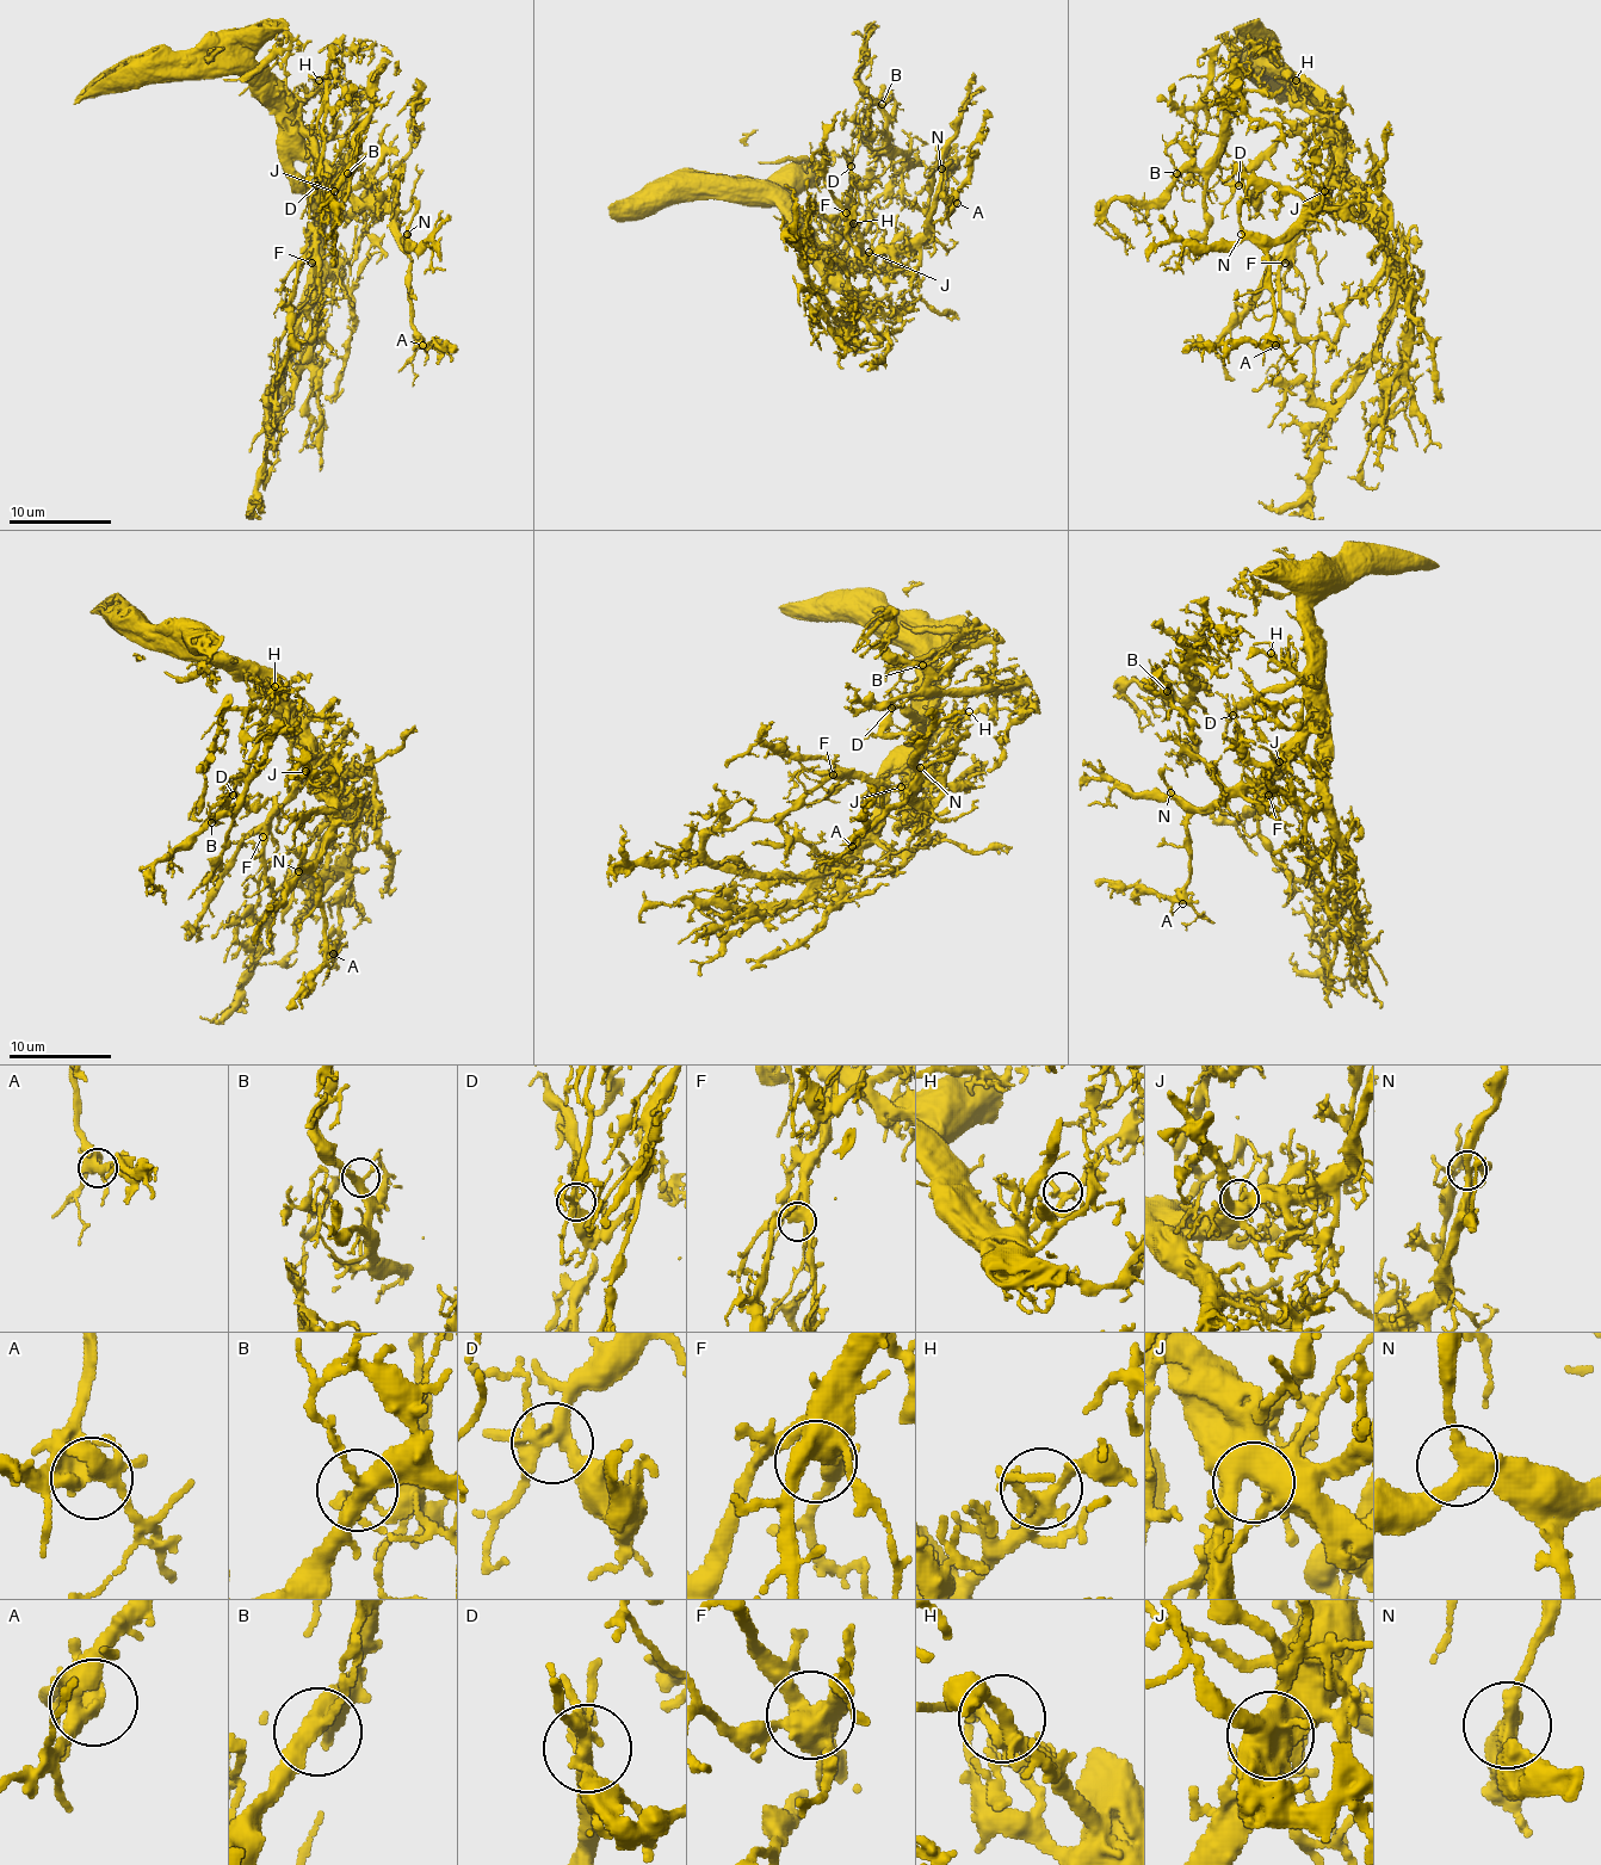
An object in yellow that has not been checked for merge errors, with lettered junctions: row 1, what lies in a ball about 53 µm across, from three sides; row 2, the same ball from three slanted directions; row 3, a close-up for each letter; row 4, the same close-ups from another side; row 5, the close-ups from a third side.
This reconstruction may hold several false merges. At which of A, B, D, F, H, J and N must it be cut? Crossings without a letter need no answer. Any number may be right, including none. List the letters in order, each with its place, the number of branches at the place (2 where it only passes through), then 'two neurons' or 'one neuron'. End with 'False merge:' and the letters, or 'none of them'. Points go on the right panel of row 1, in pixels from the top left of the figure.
A: at (1275, 345); 5 branches meet; one neuron
B: at (1176, 173); 3 branches meet; one neuron
D: at (1238, 185); 5 branches meet; one neuron
F: at (1285, 263); 5 branches meet; one neuron
H: at (1296, 80); 3 branches meet; one neuron
J: at (1324, 191); 5 branches meet; one neuron
N: at (1241, 234); 3 branches meet; one neuron
False merge: none of them

